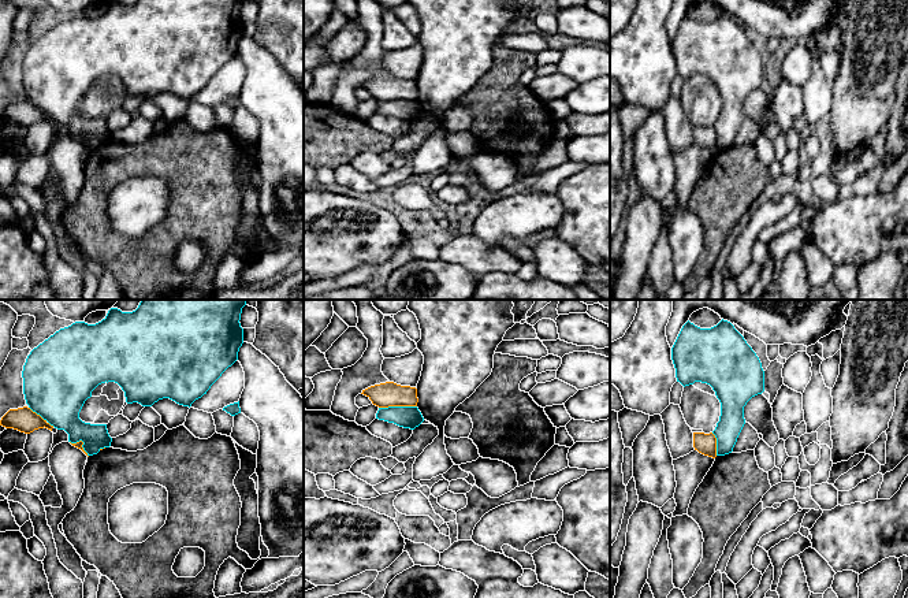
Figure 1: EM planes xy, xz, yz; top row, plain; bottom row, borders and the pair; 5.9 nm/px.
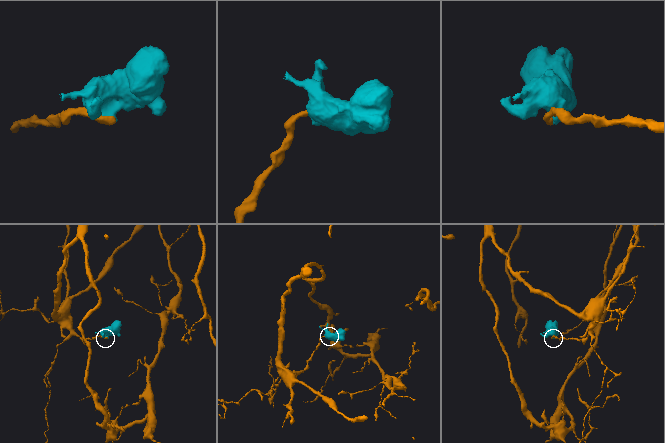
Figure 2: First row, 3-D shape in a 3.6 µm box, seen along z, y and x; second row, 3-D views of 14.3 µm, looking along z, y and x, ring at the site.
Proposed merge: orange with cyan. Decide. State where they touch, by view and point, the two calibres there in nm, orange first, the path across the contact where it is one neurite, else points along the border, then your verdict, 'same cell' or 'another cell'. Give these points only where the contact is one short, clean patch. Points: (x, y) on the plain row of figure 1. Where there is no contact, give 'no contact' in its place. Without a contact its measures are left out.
meets orange in xz at (397, 99); 140 nm thick on the orange side, 130 nm on the other; another cell

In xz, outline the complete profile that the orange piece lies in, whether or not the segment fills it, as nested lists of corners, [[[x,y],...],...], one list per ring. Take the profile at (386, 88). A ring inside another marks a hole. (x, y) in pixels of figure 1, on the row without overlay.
[[[386,75],[362,83],[373,99],[379,101],[388,100],[417,100],[417,82],[401,79],[394,75]]]

